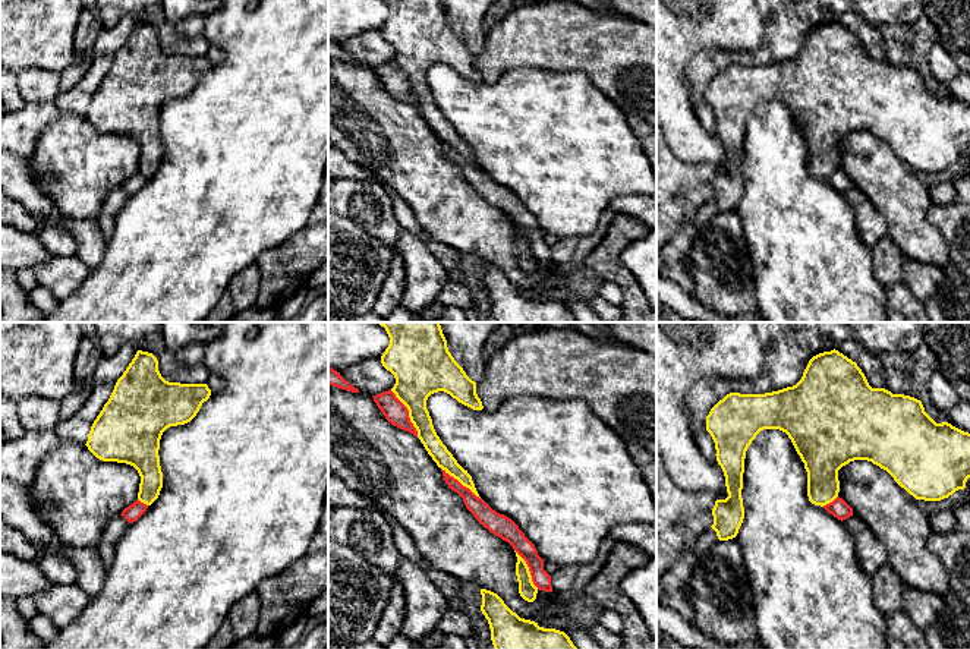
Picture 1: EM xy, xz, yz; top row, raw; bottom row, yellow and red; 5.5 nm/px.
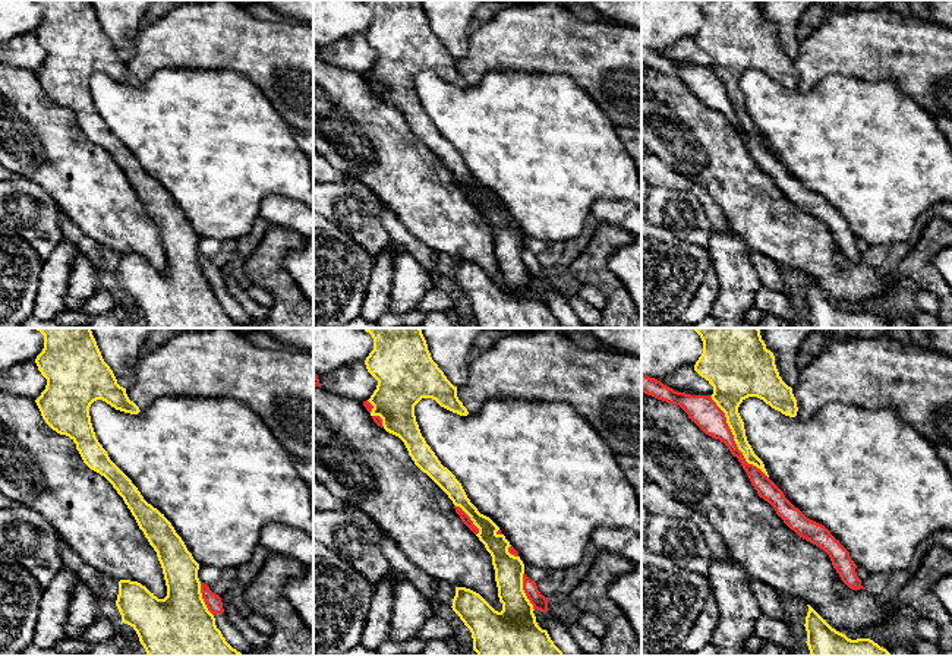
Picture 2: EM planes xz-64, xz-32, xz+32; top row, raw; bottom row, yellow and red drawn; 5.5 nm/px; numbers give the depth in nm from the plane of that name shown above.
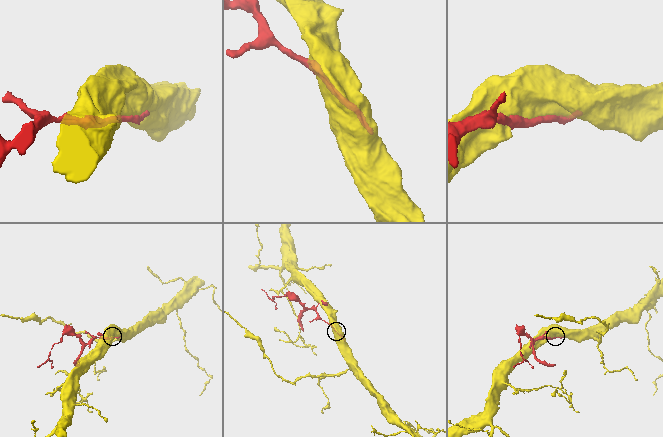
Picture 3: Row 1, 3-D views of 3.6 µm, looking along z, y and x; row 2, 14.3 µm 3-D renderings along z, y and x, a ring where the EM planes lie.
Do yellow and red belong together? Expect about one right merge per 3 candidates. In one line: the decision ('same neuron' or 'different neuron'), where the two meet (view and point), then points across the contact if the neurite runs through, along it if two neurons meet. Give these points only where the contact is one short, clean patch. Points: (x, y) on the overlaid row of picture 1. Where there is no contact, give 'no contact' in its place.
different neuron; contact xz (409, 413)

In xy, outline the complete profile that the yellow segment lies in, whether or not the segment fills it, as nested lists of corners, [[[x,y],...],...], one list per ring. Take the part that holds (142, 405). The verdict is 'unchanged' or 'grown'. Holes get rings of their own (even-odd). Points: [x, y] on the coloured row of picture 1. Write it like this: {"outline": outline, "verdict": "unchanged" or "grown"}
{"outline": [[[138,350],[114,390],[94,420],[86,447],[103,461],[117,461],[133,466],[139,476],[138,500],[151,505],[163,488],[160,466],[160,440],[170,426],[190,422],[204,401],[211,396],[207,384],[180,384],[166,381],[158,371],[158,360],[152,353]]], "verdict": "unchanged"}

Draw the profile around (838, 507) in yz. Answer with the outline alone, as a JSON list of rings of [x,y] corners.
[[[840,497],[823,505],[823,508],[841,522],[853,516],[853,508]]]

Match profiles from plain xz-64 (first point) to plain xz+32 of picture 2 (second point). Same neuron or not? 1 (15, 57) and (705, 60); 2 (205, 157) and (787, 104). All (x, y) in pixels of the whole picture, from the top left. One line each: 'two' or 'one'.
1: one
2: one

